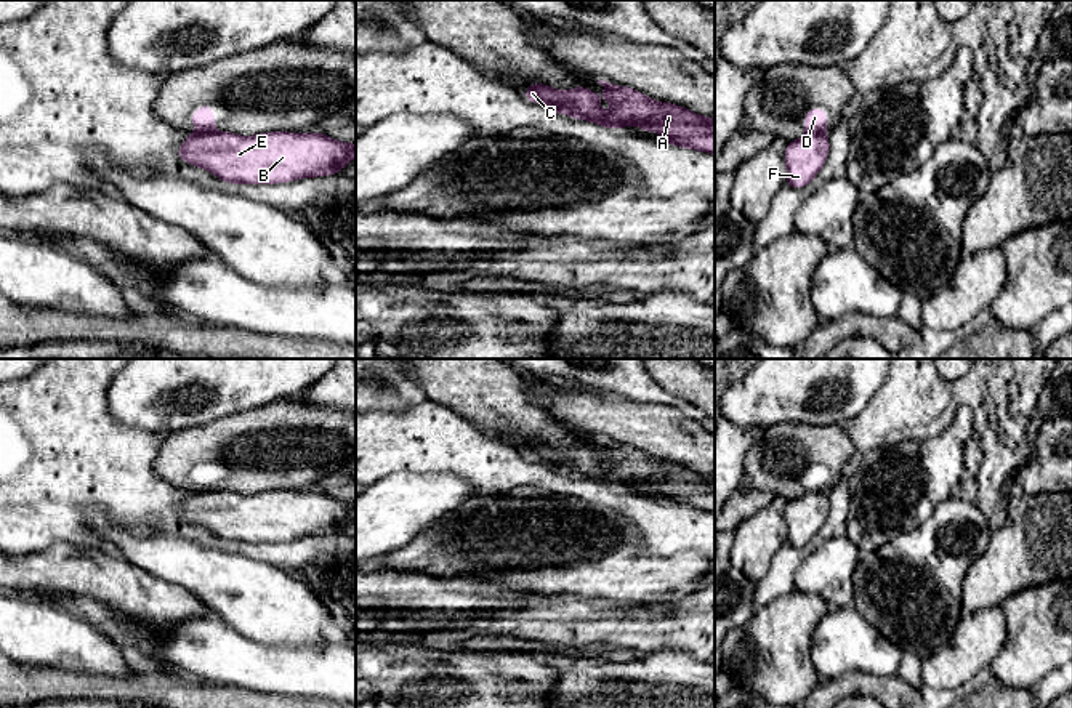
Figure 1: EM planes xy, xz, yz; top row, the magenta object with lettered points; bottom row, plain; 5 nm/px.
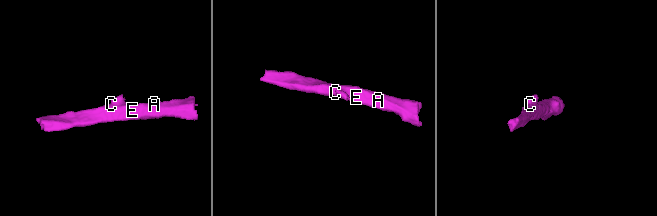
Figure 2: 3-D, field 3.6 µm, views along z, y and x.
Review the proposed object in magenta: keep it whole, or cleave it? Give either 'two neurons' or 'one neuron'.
two neurons

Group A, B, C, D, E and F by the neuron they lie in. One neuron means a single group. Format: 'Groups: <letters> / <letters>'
Groups: A B C E F / D

